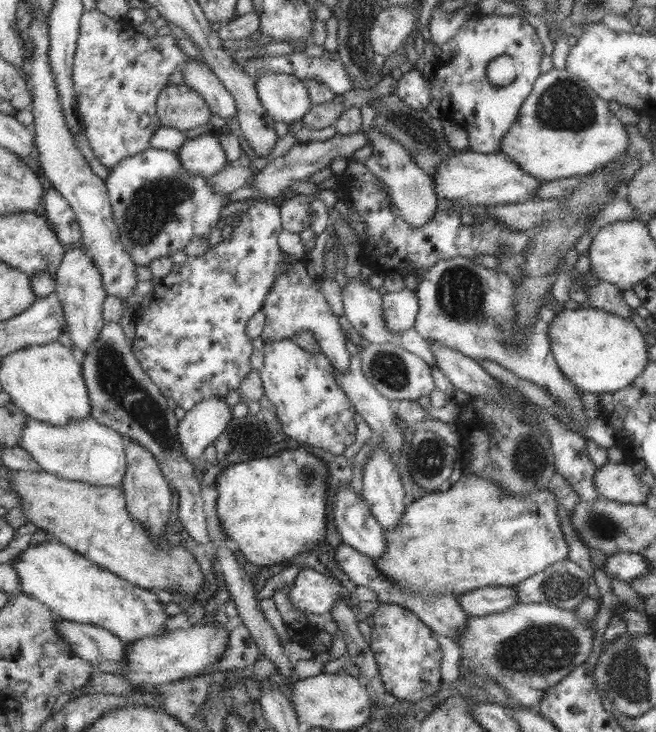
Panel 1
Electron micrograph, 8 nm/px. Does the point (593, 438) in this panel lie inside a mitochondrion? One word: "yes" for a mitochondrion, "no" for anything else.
no

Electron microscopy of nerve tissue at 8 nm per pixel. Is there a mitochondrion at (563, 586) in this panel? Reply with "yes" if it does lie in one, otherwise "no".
yes

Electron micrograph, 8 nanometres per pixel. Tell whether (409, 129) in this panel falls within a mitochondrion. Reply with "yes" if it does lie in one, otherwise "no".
yes

